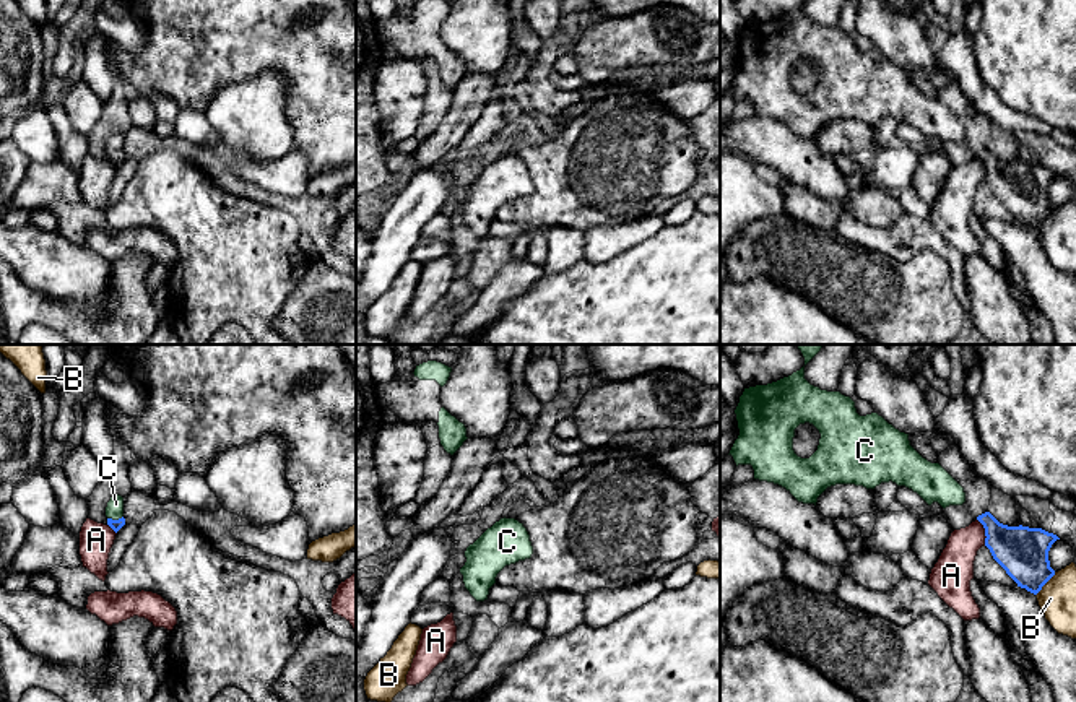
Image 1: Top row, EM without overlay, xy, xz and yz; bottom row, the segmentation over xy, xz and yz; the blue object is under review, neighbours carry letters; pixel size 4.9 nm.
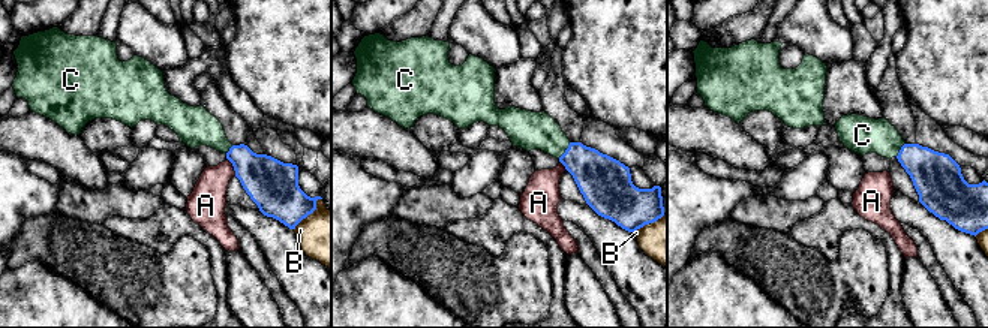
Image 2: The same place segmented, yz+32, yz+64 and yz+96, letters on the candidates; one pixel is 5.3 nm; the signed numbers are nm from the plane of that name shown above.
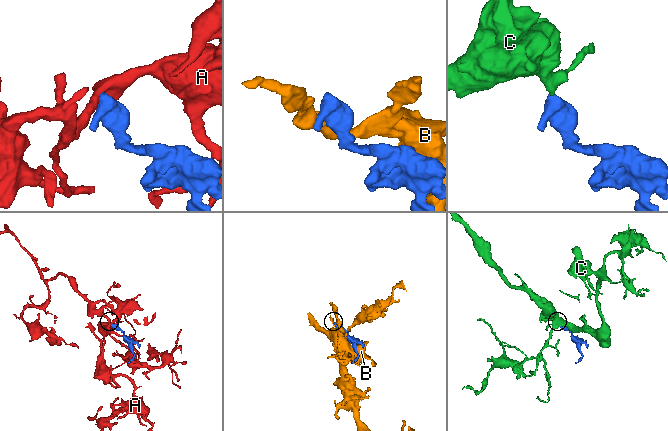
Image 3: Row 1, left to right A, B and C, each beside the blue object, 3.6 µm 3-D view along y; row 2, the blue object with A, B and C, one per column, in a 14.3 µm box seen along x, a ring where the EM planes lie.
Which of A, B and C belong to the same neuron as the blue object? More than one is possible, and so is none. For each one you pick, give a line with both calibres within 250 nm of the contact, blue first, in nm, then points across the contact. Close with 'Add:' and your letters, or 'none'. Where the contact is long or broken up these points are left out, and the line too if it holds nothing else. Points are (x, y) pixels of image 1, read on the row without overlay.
C: 60 nm thick on the blue side, 90 nm on the other; runs through xy (116, 161), (114, 156), (114, 145)
Add: C

